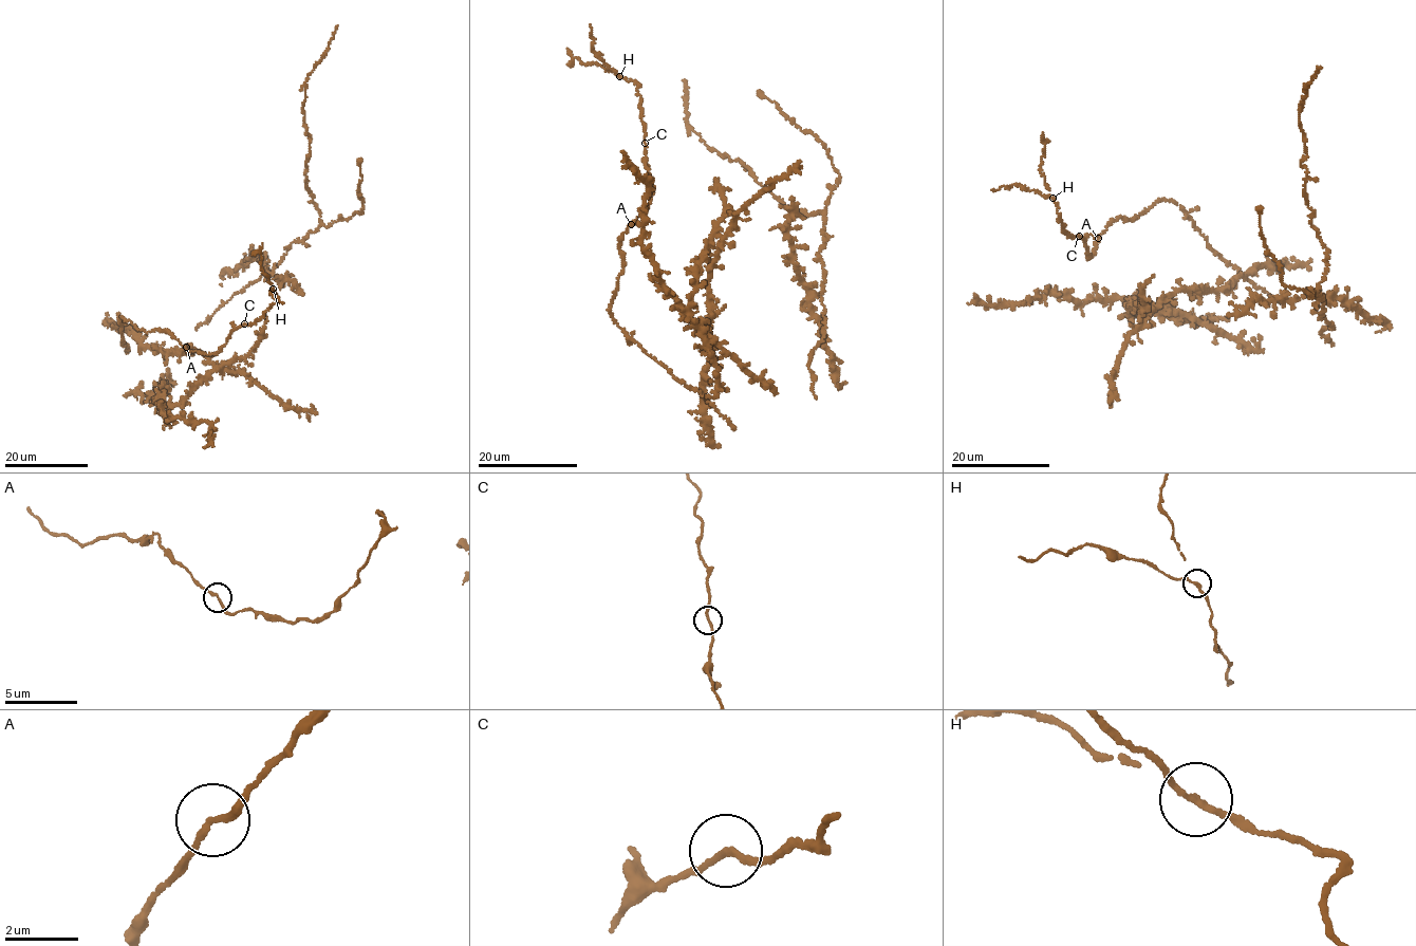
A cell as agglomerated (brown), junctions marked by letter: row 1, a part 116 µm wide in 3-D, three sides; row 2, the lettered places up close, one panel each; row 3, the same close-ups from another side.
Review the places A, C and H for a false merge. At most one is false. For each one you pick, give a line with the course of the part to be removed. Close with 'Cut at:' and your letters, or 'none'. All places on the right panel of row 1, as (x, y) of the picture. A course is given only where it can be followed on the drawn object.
H: (1053, 198), (1017, 185), (991, 189)
Cut at: H

